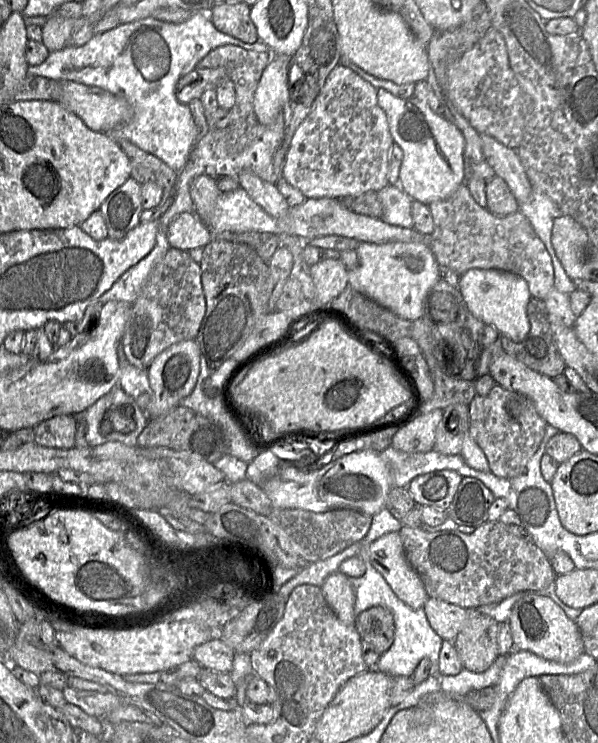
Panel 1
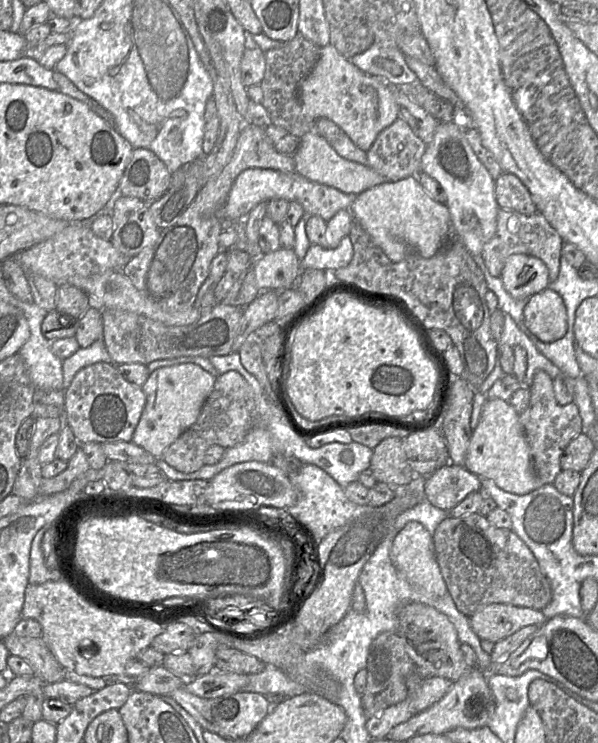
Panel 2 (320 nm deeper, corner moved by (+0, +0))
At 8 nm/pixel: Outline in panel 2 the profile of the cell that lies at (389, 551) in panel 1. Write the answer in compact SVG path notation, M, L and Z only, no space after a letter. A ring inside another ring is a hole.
M415 521L408 522L397 533L393 540L389 556L395 569L409 583L438 597L442 597L448 593L445 580L436 560L432 536L421 523Z

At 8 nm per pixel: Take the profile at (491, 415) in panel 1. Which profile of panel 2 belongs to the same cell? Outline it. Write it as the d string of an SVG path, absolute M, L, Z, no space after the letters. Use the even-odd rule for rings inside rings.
M538 370L533 376L528 407L519 414L531 454L533 469L538 478L544 483L553 483L560 473L560 457L566 446L577 435L582 433L582 419L579 408L573 401L560 405L554 395L553 379L543 370Z

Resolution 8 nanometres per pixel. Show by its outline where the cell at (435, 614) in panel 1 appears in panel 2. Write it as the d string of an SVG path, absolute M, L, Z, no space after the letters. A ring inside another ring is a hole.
M490 604L469 617L474 633L496 644L520 629L543 625L548 619L540 610L509 604Z

